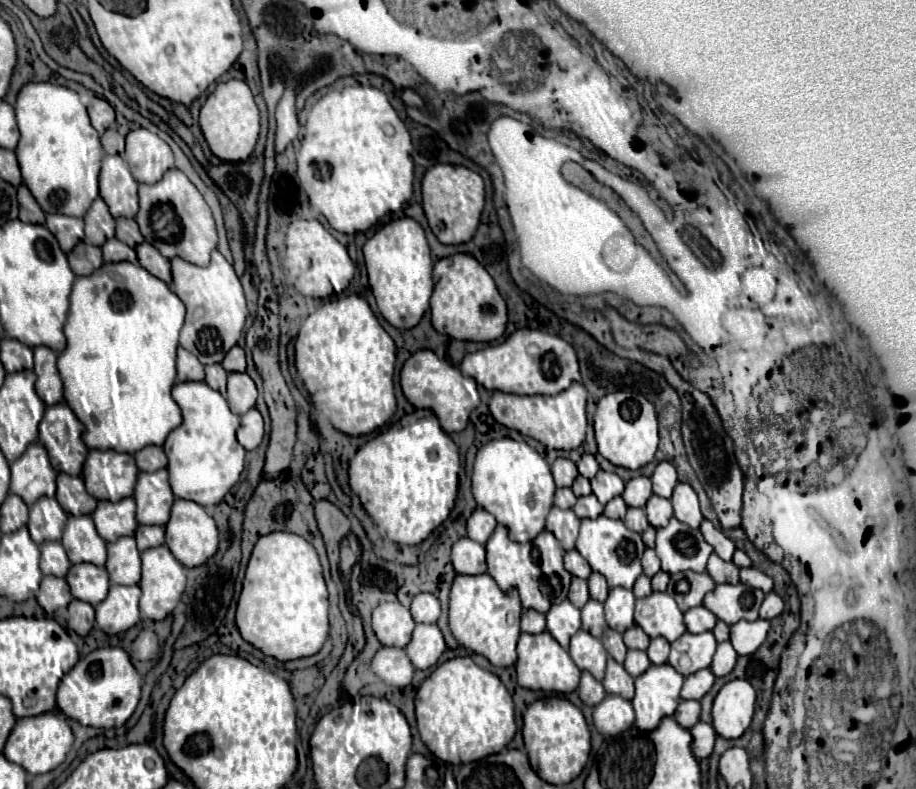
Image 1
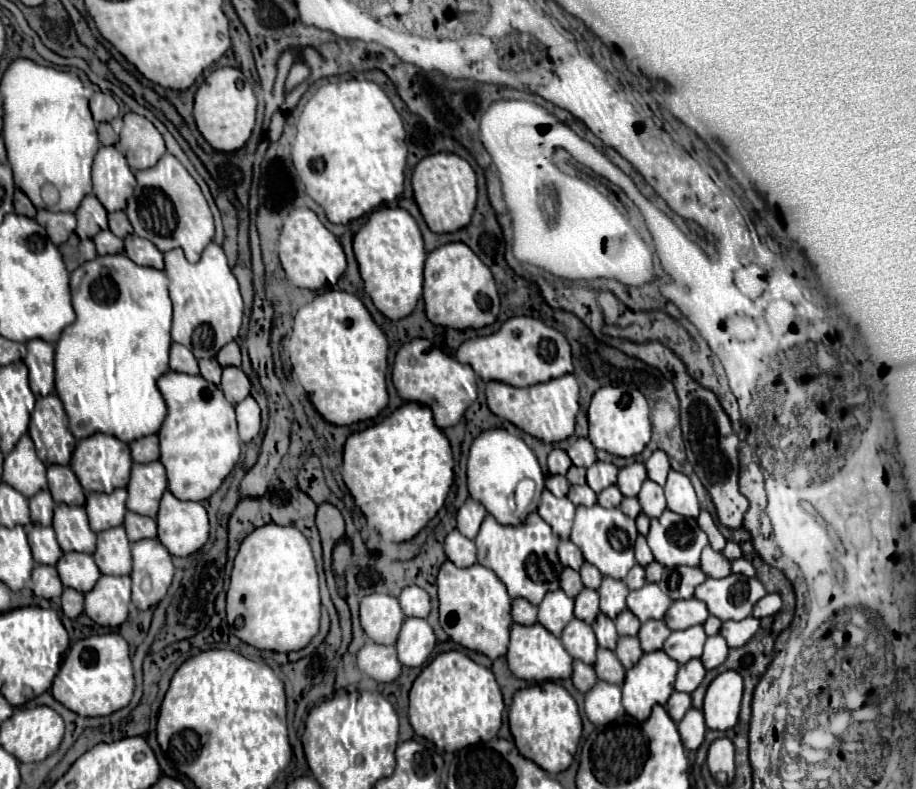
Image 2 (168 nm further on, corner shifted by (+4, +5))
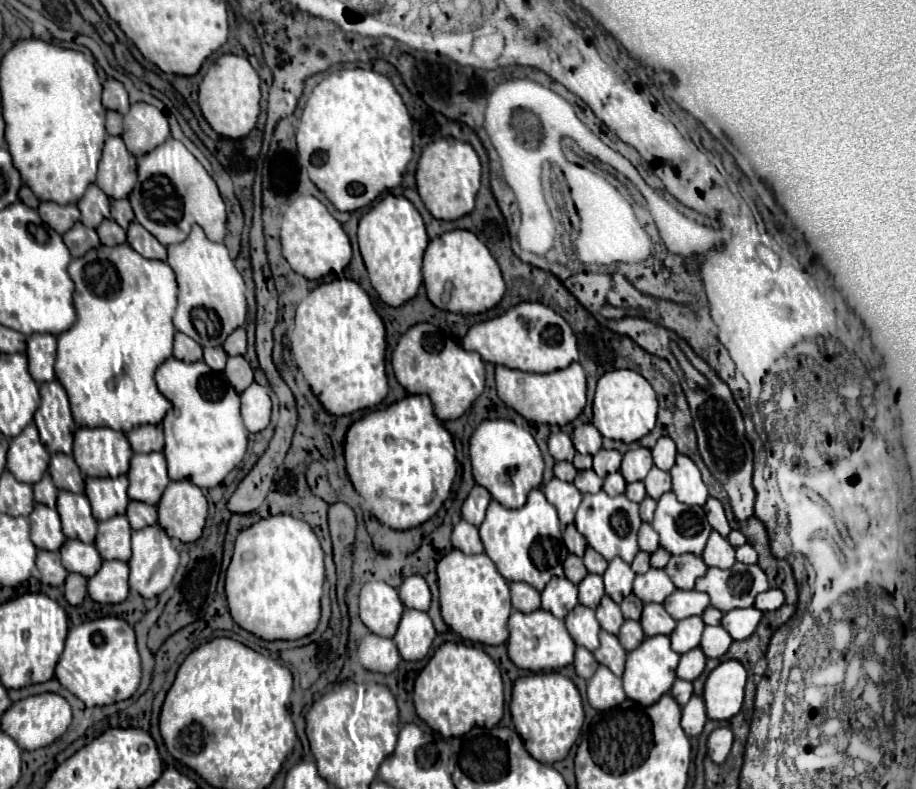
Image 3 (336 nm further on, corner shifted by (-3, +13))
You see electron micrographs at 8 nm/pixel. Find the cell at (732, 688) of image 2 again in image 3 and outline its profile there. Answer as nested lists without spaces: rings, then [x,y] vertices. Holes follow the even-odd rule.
[[[738,661],[720,663],[706,679],[704,685],[704,705],[708,719],[730,719],[734,717],[744,699],[746,685],[746,669]]]

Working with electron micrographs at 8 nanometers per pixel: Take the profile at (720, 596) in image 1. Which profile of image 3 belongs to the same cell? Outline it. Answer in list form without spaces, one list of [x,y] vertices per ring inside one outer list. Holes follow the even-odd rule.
[[[734,563],[732,569],[710,567],[706,575],[696,579],[694,589],[708,593],[710,605],[726,613],[736,607],[752,607],[754,597],[770,589],[770,585],[758,565]]]

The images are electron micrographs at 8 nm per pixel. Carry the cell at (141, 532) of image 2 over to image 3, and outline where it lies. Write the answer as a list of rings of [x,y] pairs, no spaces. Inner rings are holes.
[[[130,501],[128,503],[126,517],[128,517],[130,527],[134,531],[136,529],[142,529],[142,527],[148,527],[148,525],[154,525],[158,521],[156,519],[156,507],[146,505],[146,503],[136,503],[136,501]]]

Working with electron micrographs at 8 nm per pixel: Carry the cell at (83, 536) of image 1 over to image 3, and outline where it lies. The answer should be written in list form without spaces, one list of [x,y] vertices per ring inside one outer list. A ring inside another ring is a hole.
[[[70,491],[58,493],[56,511],[62,521],[62,533],[70,539],[92,543],[96,537],[96,519],[92,517],[86,495],[72,495]]]

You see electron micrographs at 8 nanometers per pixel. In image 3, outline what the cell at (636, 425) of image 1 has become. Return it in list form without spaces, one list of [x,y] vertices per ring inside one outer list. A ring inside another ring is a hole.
[[[614,369],[598,379],[592,409],[594,409],[592,423],[604,437],[632,443],[654,429],[658,399],[652,385],[640,373],[630,369]]]

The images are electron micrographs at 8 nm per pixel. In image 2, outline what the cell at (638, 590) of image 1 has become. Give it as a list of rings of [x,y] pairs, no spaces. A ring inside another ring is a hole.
[[[635,565],[631,571],[629,571],[629,575],[625,577],[625,583],[627,583],[627,587],[633,591],[633,589],[641,589],[647,581],[645,581],[645,569],[641,567],[641,565]]]

